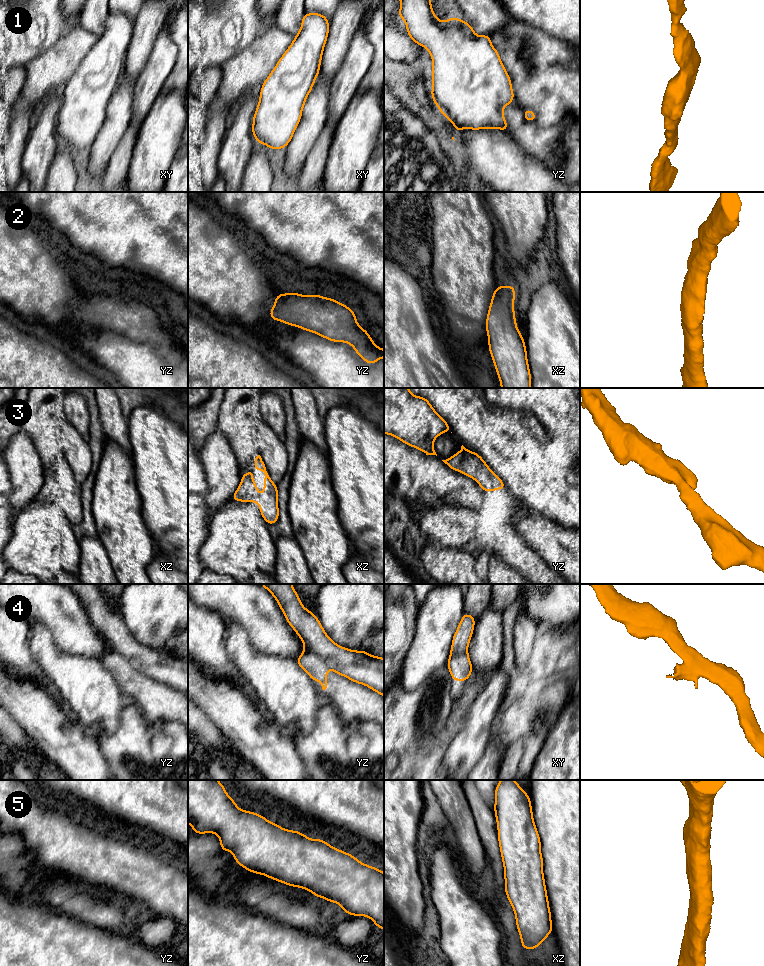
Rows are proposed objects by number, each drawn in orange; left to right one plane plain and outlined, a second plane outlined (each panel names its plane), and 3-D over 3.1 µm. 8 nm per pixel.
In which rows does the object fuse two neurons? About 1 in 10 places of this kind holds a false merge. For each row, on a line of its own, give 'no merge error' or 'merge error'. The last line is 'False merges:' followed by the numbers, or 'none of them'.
1: no merge error
2: no merge error
3: no merge error
4: no merge error
5: no merge error
False merges: none of them

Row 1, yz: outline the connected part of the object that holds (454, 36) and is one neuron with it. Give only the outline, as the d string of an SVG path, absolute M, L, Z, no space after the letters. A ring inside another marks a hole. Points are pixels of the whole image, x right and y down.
M400 0L400 2L397 17L405 21L408 36L417 45L426 48L432 58L433 87L430 93L433 102L440 113L452 122L456 133L464 128L471 130L501 129L508 132L503 107L512 104L514 92L511 77L500 60L499 52L492 46L489 35L476 35L471 24L453 16L441 22L432 9L431 0Z

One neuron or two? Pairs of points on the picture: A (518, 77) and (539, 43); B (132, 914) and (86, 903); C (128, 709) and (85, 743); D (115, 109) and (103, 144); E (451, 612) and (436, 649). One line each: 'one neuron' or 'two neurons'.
A: one neuron
B: one neuron
C: two neurons
D: one neuron
E: one neuron

